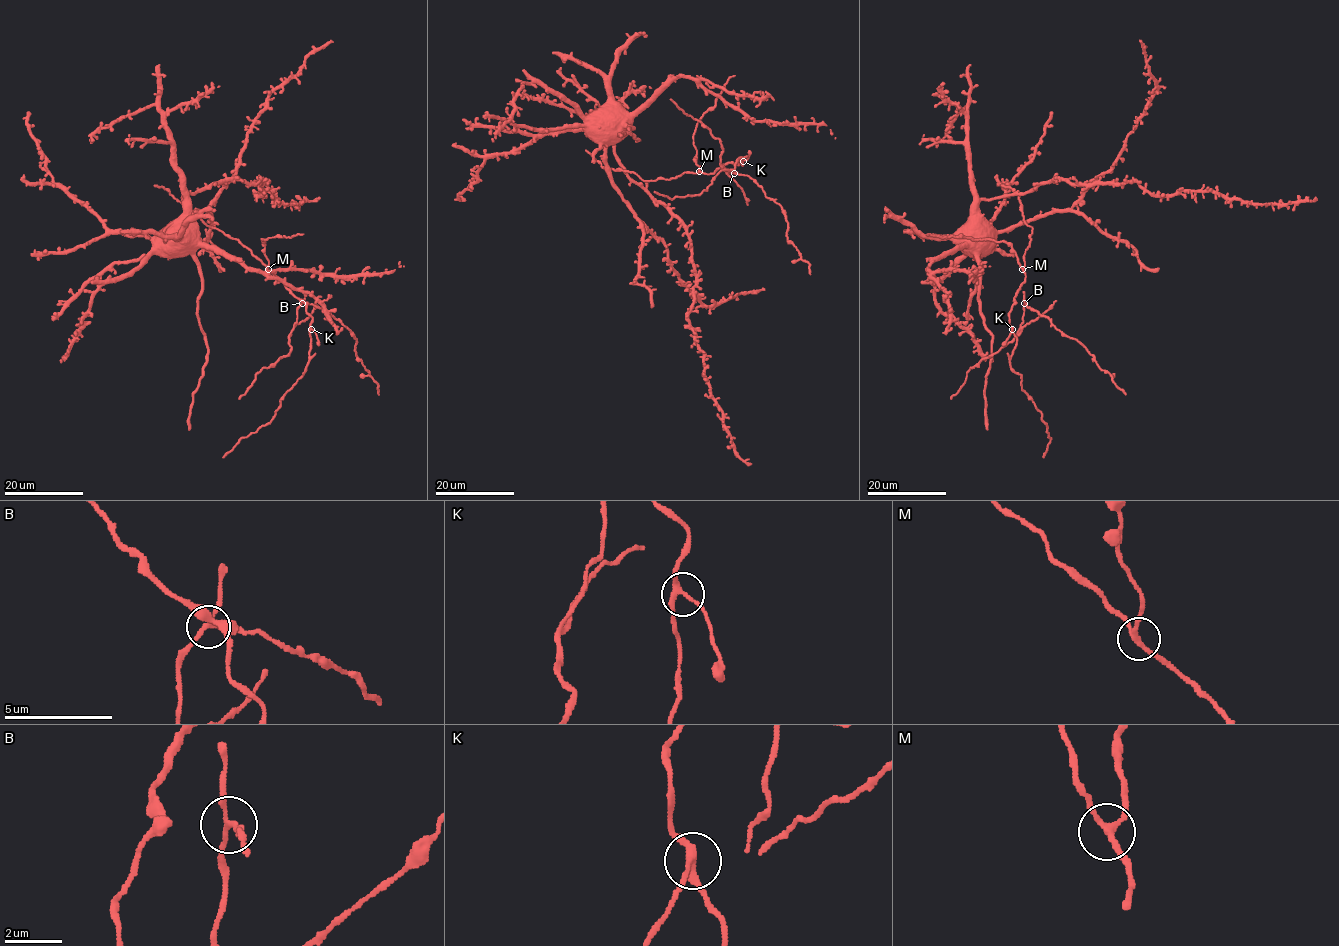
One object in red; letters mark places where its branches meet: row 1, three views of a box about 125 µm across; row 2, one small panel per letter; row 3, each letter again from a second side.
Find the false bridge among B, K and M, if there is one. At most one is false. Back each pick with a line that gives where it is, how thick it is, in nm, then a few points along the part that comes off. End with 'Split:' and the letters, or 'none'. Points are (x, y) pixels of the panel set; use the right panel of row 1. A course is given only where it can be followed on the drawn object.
B: Place: (1024, 303). Thickness 160 nm. Course of the part to remove: (1024, 302), (1046, 316), (1059, 330), (1076, 339), (1126, 394)
Split: B

